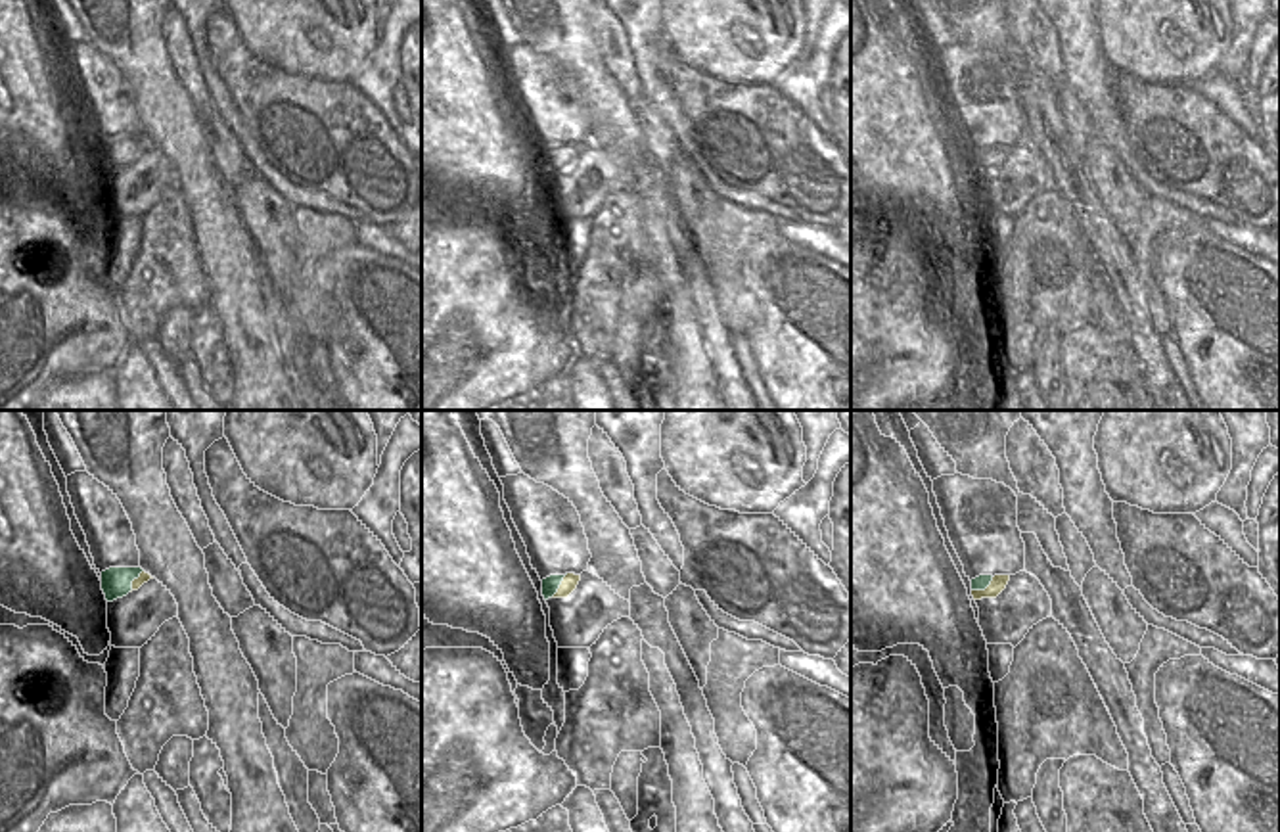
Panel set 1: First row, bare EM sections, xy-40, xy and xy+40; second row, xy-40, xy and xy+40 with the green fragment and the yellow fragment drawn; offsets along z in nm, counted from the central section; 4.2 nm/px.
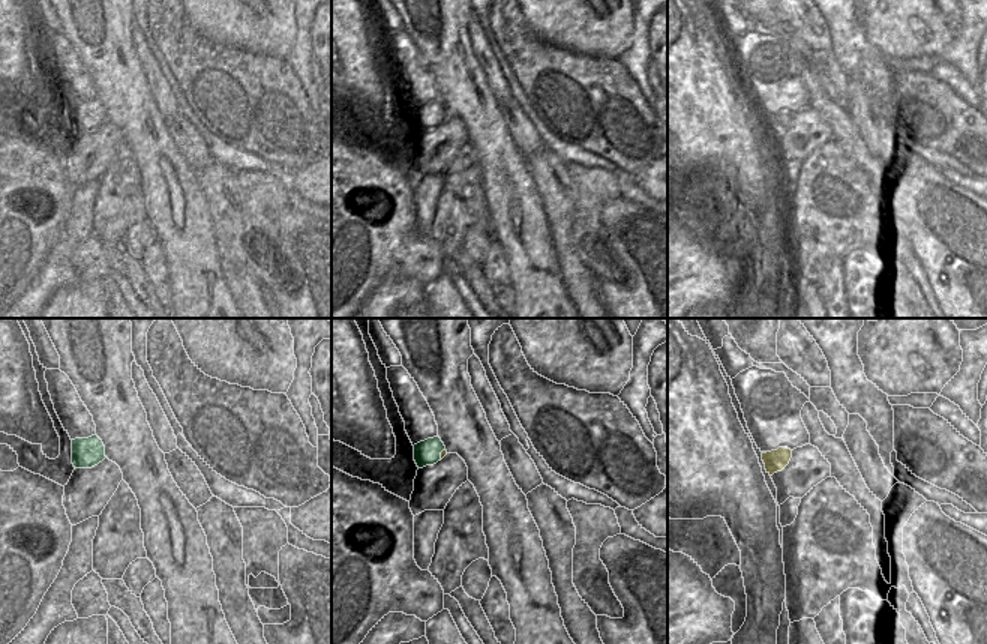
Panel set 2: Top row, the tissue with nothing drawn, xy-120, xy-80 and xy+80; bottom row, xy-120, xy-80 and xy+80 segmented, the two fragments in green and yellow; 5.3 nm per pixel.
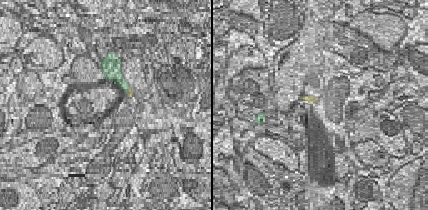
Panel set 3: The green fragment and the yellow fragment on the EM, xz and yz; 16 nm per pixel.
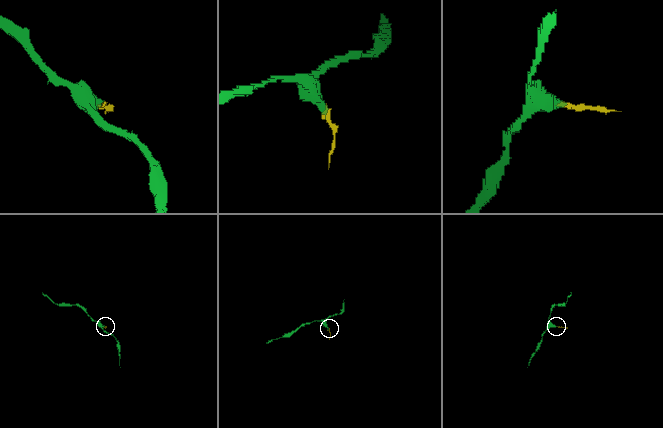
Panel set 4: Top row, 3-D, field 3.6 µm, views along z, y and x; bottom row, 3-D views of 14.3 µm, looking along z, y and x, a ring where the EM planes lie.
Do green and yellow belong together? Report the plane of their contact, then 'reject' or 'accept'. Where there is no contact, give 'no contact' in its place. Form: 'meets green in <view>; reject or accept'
meets green in xy+40; reject

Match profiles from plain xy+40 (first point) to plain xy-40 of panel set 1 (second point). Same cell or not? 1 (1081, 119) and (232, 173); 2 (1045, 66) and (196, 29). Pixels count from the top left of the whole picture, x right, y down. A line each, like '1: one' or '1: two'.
1: one
2: two

